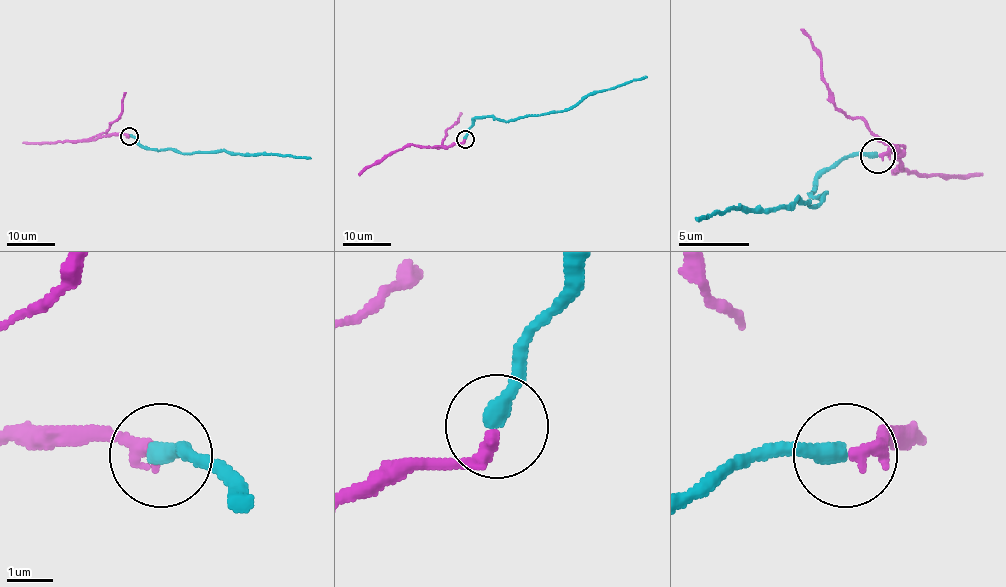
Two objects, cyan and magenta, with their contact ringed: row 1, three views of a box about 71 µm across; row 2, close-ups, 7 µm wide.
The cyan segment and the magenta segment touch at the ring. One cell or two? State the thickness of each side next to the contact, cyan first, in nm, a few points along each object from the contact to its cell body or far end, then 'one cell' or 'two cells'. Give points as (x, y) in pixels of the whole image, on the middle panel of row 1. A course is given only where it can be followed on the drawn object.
calibres 400 and 320 nm; course cyan (465, 139), (472, 121), (478, 117), (494, 116), (512, 121), (563, 111), (571, 109), (589, 94), (646, 76); course magenta (465, 139), (447, 146), (405, 145), (368, 166), (359, 175); one cell

